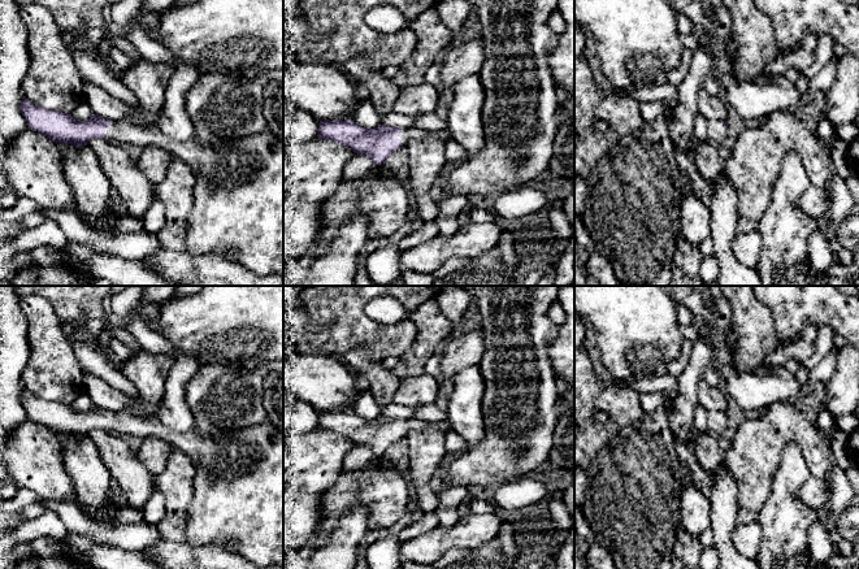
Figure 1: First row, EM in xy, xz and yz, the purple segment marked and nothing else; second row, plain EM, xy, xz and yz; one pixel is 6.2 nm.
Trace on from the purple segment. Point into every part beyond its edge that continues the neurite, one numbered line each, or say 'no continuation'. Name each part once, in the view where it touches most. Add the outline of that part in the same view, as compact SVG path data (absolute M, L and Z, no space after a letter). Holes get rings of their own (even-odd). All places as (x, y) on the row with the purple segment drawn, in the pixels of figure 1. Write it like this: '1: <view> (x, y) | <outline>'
1: xz (413, 133) | M413 126L411 129L402 129L402 133L398 134L396 138L400 139L403 147L405 147L409 139L424 140L424 139L429 138L431 134L433 133L430 133L425 129Z

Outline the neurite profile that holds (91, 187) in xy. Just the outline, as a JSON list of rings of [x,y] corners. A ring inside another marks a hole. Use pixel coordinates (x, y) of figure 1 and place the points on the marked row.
[[[57,143],[62,153],[64,177],[70,184],[77,200],[77,213],[87,223],[87,226],[101,235],[108,235],[100,230],[100,220],[107,210],[112,209],[109,194],[110,181],[101,169],[97,156],[88,145],[74,147],[70,144]]]

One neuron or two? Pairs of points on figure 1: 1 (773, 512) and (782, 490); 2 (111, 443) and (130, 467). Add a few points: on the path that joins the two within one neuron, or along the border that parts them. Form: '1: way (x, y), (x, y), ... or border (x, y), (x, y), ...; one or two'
1: way (779, 507), (782, 503), (782, 495); one
2: way (112, 448), (125, 461); one

